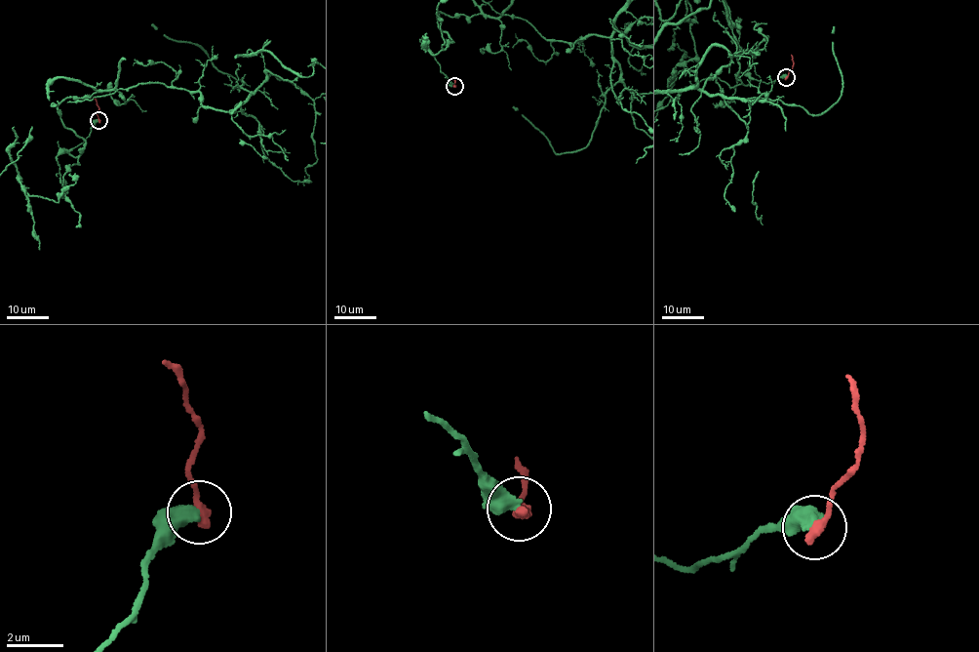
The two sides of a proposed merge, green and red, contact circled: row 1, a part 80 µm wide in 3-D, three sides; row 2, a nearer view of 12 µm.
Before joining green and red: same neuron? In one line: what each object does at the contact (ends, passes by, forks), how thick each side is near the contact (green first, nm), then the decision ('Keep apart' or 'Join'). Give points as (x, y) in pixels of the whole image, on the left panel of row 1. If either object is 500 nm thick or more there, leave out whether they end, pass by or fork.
Thickness 500 nm (green) against 360 nm. Keep apart

